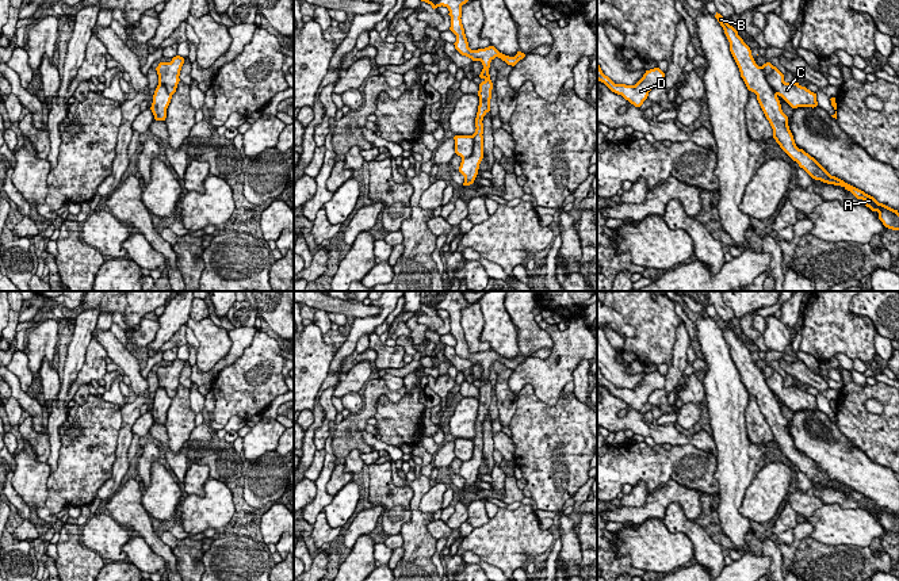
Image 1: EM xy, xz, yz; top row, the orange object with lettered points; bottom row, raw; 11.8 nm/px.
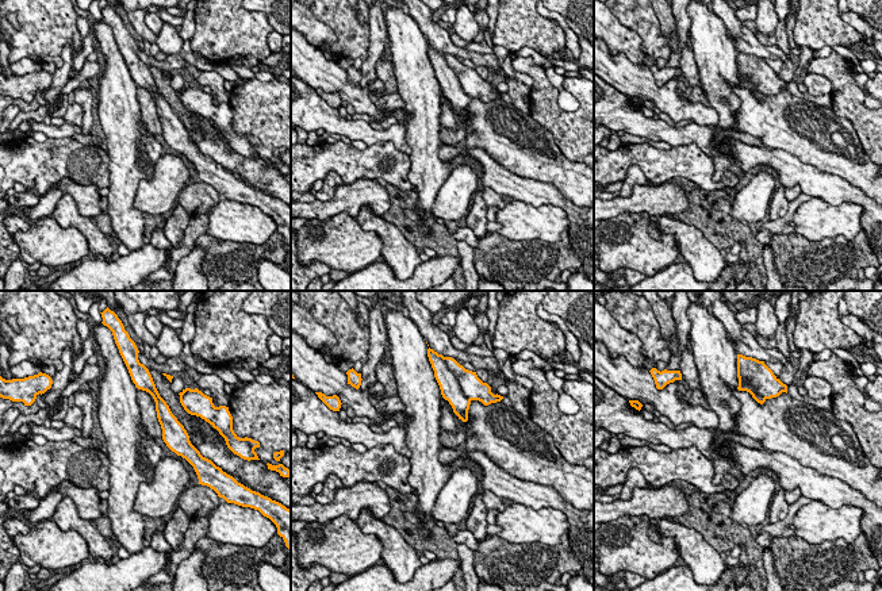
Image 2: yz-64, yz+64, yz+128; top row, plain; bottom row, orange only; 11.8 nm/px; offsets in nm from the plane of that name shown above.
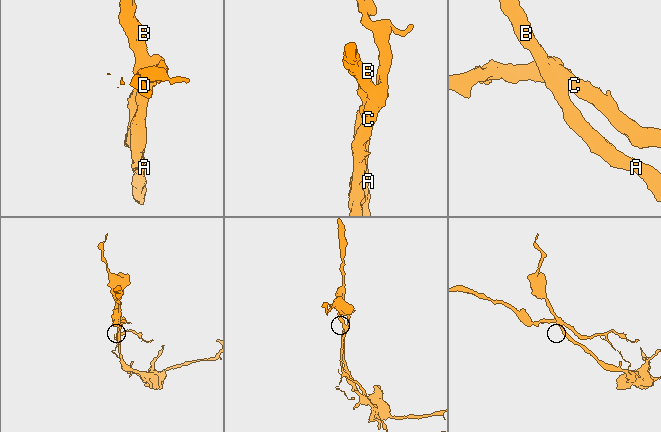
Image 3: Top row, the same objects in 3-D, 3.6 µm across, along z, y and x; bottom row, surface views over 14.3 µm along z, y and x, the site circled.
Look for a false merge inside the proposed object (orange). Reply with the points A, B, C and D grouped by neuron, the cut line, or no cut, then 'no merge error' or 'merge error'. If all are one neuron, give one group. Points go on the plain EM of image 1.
A B C D; no cut; no merge error

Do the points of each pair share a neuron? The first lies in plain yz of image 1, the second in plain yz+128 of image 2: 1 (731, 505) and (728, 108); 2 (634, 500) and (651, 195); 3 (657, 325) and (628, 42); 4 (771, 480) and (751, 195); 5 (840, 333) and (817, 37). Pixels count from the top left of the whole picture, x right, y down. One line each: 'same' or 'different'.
1: same
2: different
3: different
4: same
5: same

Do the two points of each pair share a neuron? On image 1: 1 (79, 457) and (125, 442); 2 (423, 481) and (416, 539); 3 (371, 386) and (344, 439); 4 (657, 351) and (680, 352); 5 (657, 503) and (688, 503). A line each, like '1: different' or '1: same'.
1: different
2: same
3: same
4: different
5: same

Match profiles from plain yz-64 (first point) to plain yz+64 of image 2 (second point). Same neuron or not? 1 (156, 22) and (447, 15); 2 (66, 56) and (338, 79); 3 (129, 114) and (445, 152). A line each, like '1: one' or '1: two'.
1: one
2: two
3: two

